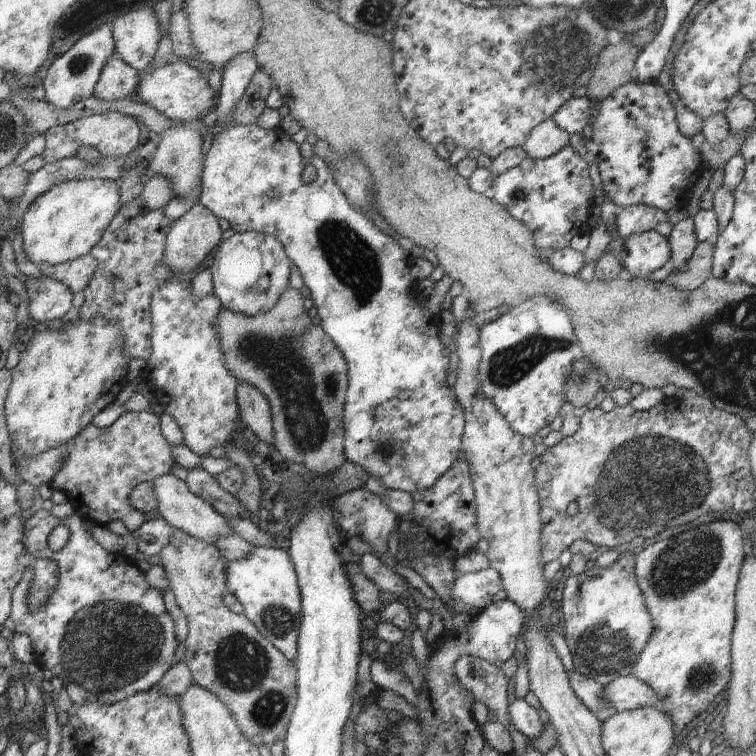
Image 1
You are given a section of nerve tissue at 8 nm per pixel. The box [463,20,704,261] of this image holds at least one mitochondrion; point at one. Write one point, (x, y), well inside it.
(518, 195)

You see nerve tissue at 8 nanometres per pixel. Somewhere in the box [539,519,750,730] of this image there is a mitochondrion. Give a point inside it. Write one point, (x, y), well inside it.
(696, 556)

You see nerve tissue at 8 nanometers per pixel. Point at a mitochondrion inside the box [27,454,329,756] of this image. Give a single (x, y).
(104, 649)

